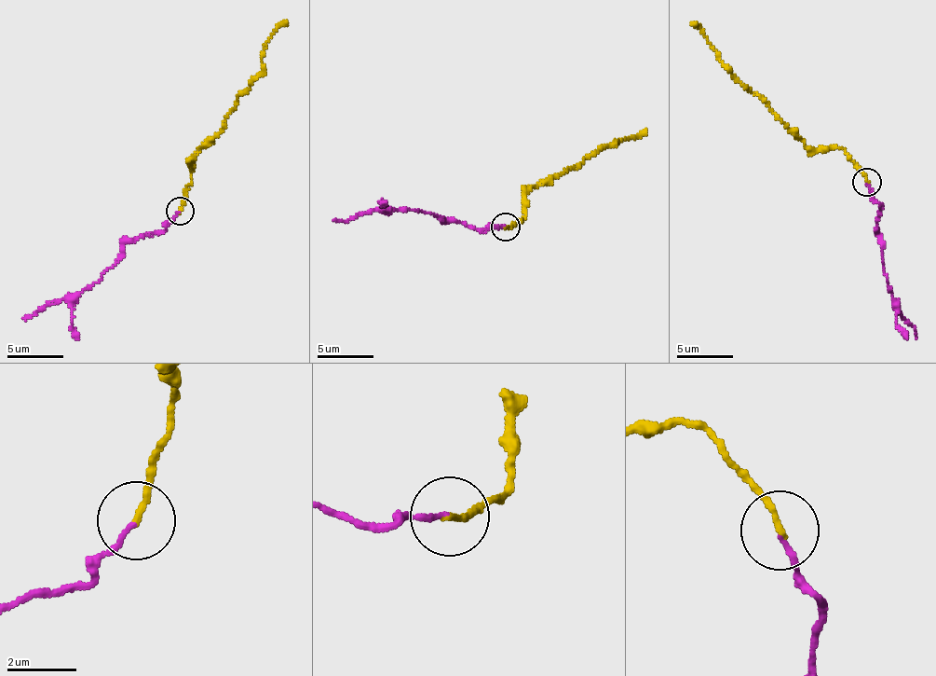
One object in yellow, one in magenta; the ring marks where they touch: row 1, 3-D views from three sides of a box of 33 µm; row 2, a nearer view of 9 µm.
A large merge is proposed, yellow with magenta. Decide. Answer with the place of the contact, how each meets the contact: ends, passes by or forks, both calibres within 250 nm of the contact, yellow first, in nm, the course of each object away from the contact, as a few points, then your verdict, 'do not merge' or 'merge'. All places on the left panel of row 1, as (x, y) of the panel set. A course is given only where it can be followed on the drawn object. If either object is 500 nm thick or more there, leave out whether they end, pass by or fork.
(180, 211) | yellow ends | magenta ends | 180/140 nm | yellow via (179, 210), (193, 171), (190, 158), (210, 144), (239, 95), (247, 92), (262, 68), (261, 53), (286, 20) | magenta via (179, 213), (164, 231), (129, 241), (124, 255), (90, 285), (47, 302), (33, 315), (22, 318) | do not merge

